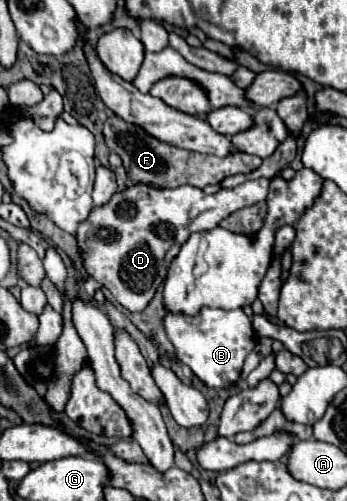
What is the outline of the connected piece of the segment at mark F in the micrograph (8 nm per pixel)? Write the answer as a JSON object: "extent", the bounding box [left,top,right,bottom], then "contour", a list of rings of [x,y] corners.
{"extent":[103,116,261,188],"contour":[[[109,116],[103,126],[103,136],[105,144],[111,152],[115,152],[125,166],[127,180],[129,184],[147,184],[153,188],[177,188],[181,184],[191,184],[197,188],[205,188],[207,184],[219,184],[223,178],[231,174],[247,174],[253,172],[259,164],[261,158],[249,156],[245,152],[237,152],[233,156],[213,156],[213,154],[201,154],[201,152],[191,152],[185,148],[177,148],[173,144],[161,142],[147,134],[143,128],[125,122],[119,116]]]}

